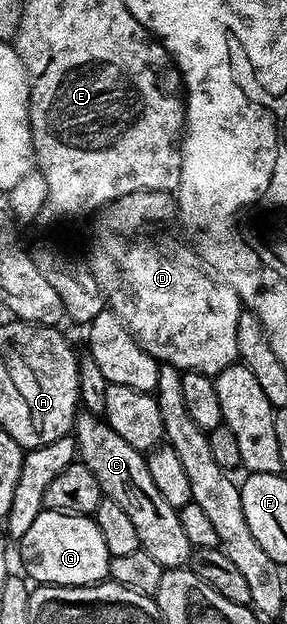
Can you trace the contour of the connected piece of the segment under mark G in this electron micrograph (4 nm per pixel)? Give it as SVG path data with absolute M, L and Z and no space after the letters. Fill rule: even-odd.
M42 510L38 513L38 517L34 517L30 529L26 529L26 533L18 540L18 547L20 547L20 559L24 562L23 574L33 584L54 587L88 587L91 583L102 583L108 579L110 556L106 549L106 541L102 541L102 533L98 533L95 518Z

